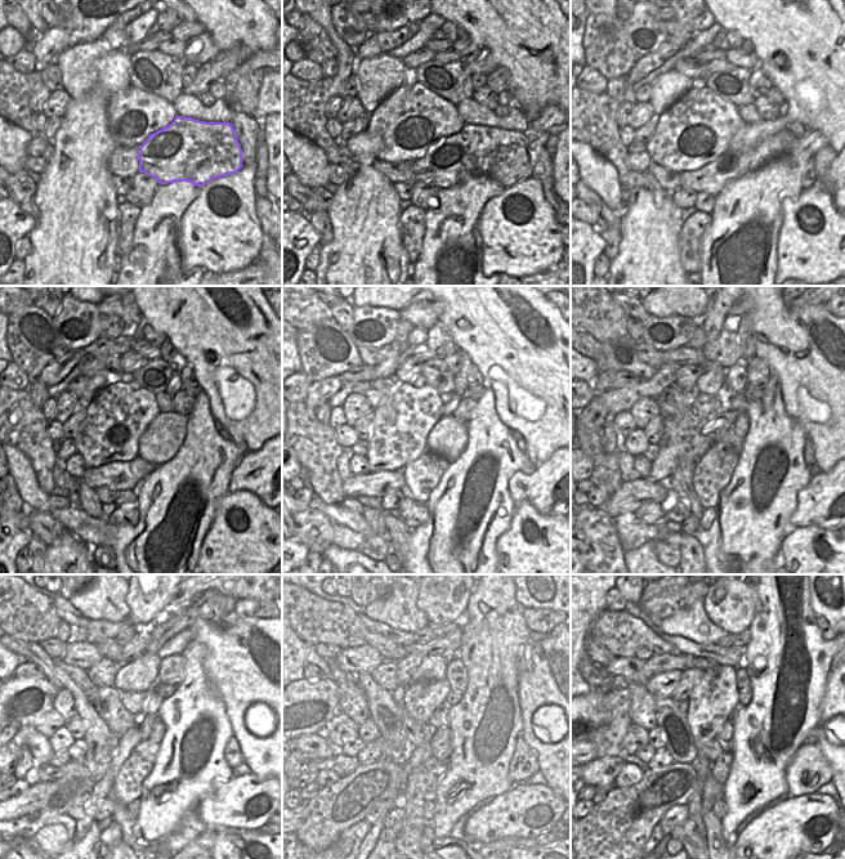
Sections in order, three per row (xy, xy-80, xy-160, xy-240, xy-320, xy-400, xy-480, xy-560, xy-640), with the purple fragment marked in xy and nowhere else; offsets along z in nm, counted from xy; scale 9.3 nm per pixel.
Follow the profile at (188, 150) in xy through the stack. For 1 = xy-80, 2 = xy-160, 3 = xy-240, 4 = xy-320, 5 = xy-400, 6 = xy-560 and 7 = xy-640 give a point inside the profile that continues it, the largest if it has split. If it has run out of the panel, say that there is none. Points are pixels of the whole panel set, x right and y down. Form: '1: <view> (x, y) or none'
1: xy-80 (475, 151)
2: xy-160 (712, 178)
3: xy-240 (124, 475)
4: xy-320 (374, 484)
5: xy-400 (640, 491)
6: xy-560 (334, 793)
7: xy-640 (597, 823)

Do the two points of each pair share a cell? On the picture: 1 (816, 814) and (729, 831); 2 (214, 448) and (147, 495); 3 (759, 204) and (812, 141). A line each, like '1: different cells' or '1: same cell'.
1: different cells
2: same cell
3: different cells

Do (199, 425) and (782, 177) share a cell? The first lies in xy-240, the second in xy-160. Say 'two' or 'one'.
one

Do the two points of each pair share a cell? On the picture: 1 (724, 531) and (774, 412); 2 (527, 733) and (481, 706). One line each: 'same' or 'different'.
1: same
2: different

